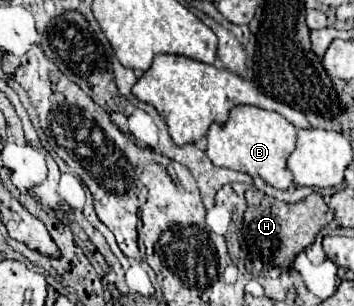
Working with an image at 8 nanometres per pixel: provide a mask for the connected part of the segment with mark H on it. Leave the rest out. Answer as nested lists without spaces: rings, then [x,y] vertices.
[[[249,188],[245,192],[247,198],[247,212],[243,218],[243,236],[249,248],[249,256],[261,258],[265,266],[279,266],[287,268],[295,262],[297,254],[301,254],[307,246],[311,246],[319,234],[319,230],[333,222],[333,212],[325,204],[323,196],[313,192],[305,200],[297,204],[279,202],[275,198],[265,196],[257,188]]]

